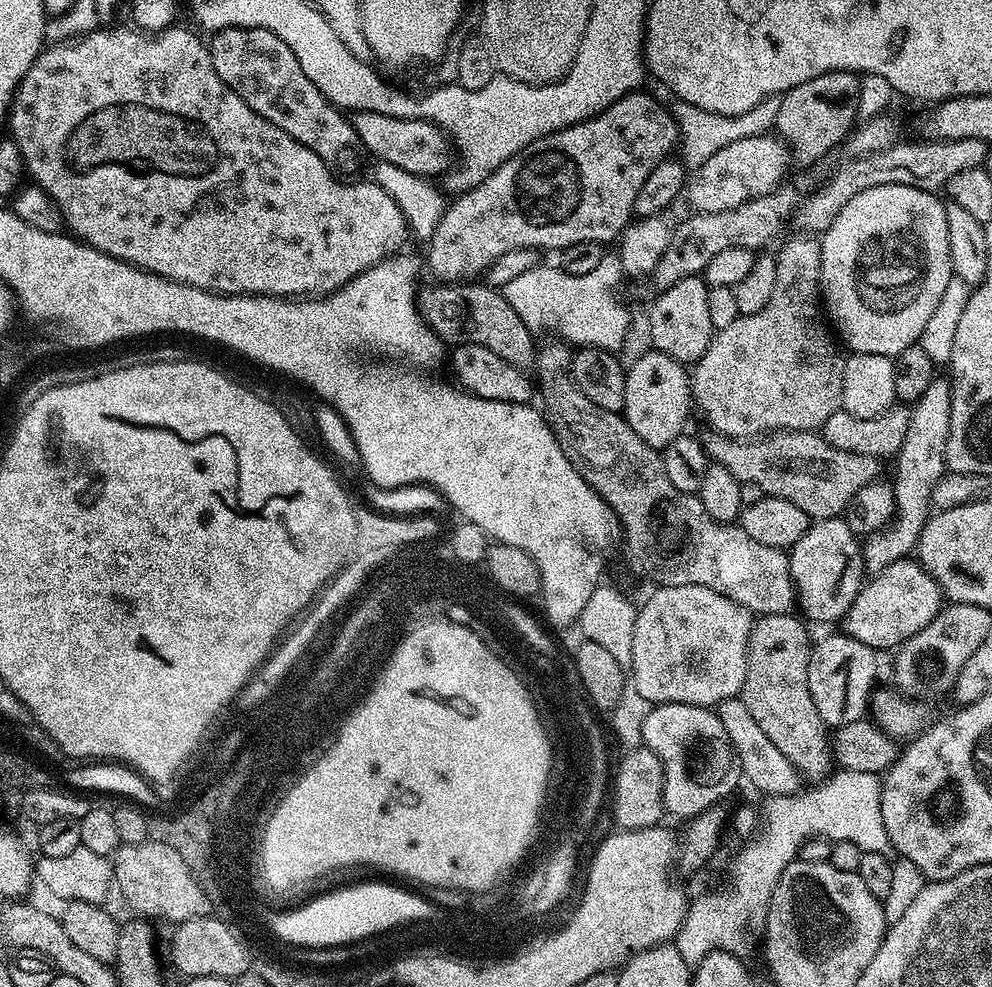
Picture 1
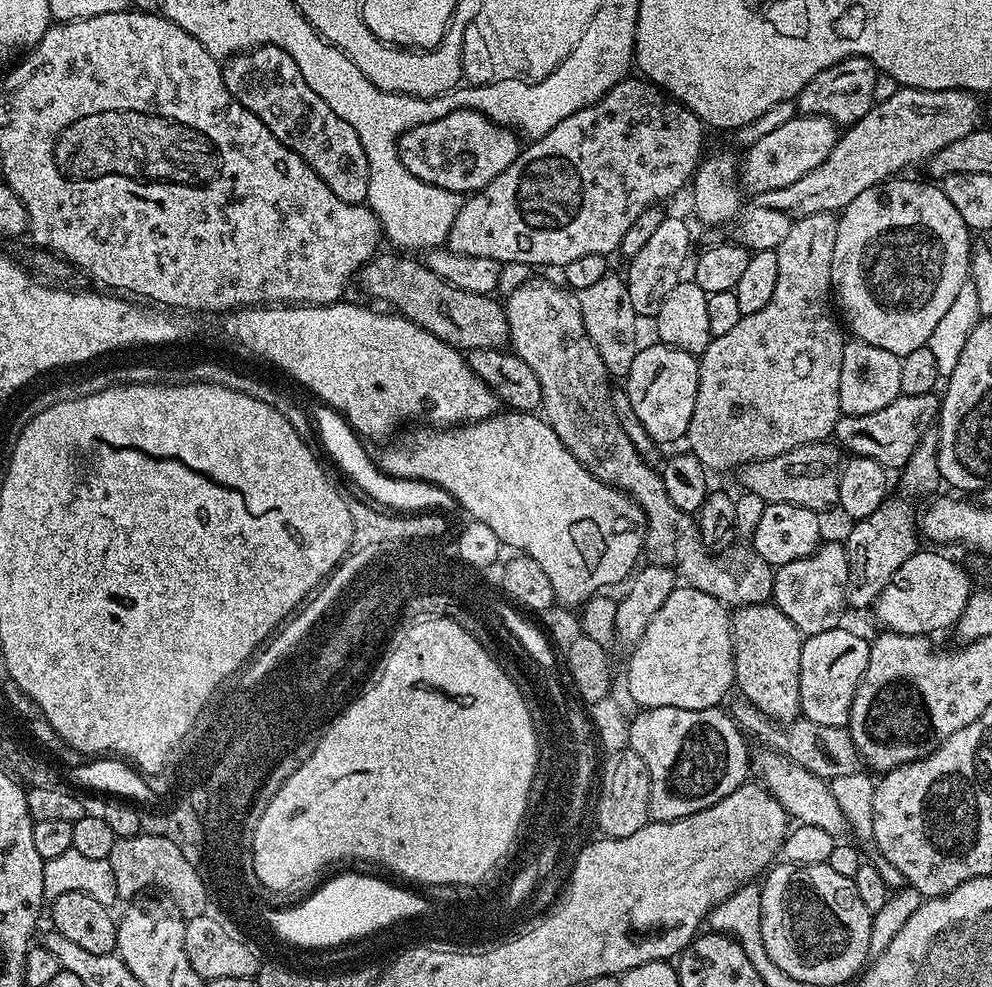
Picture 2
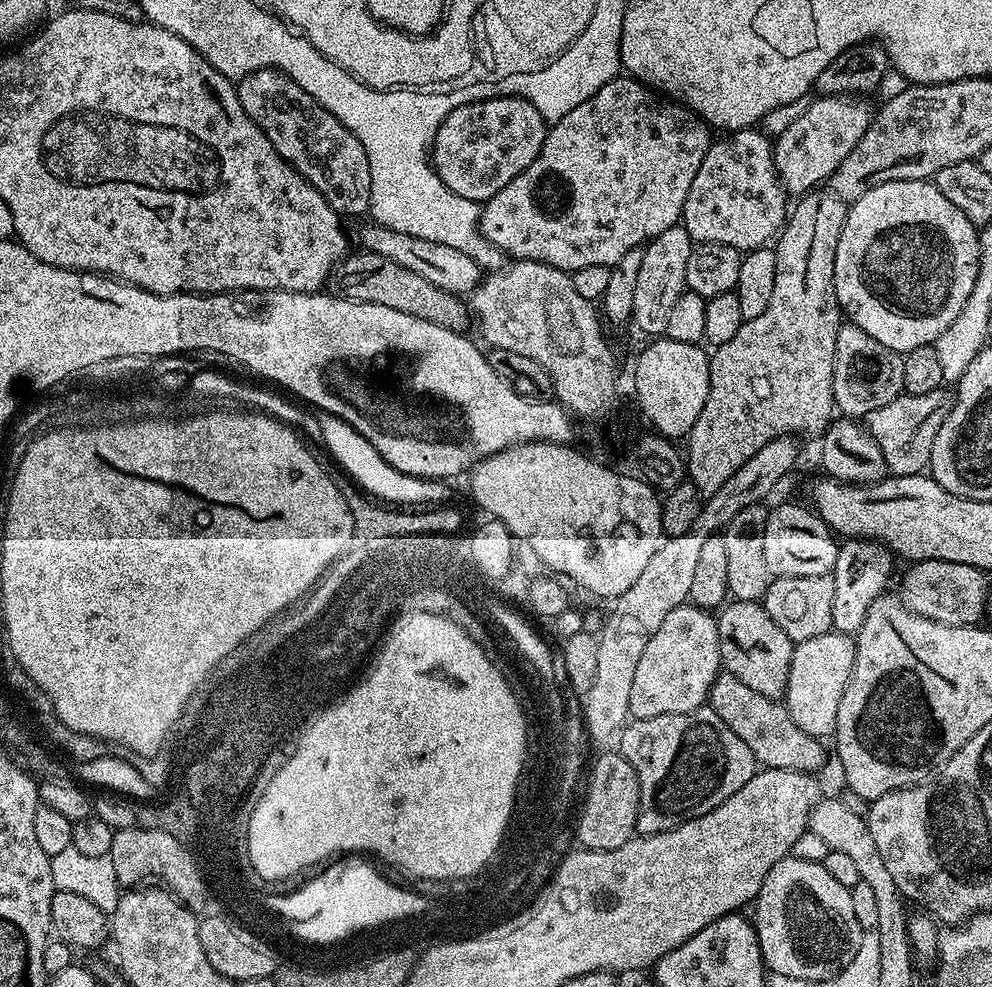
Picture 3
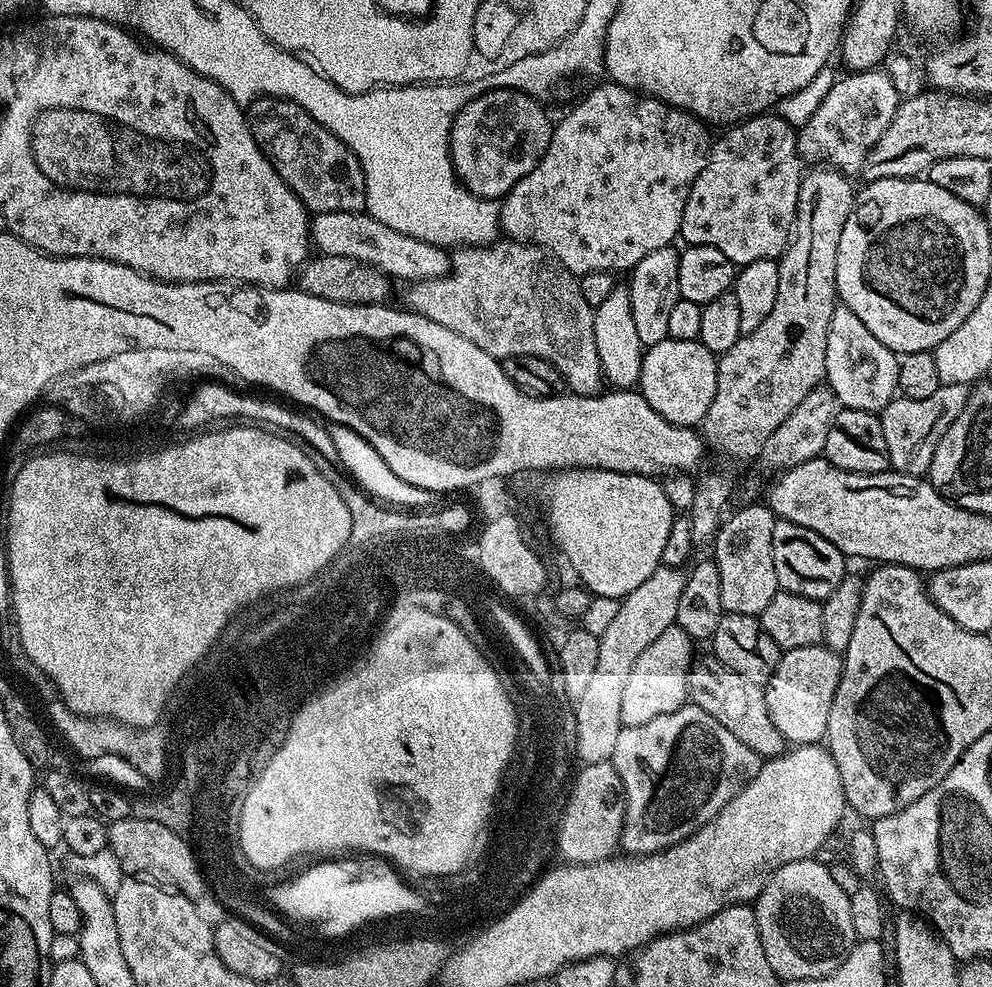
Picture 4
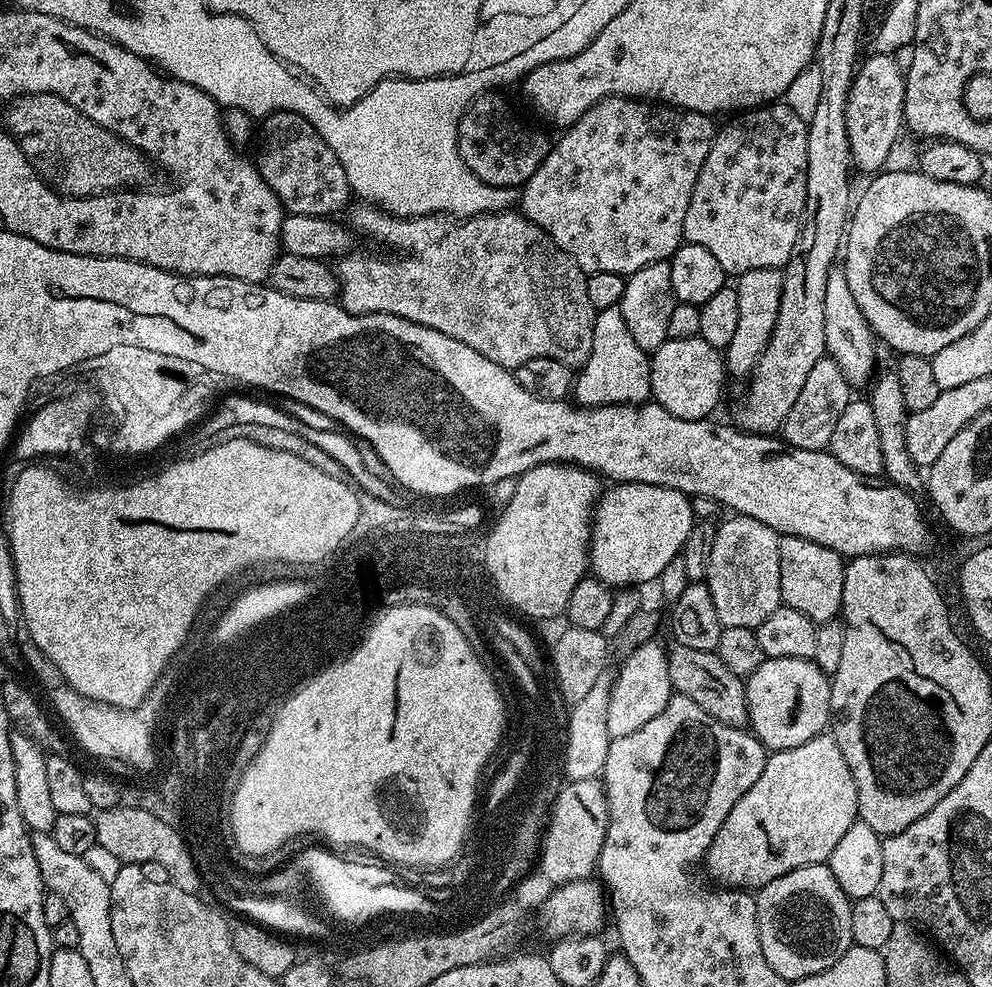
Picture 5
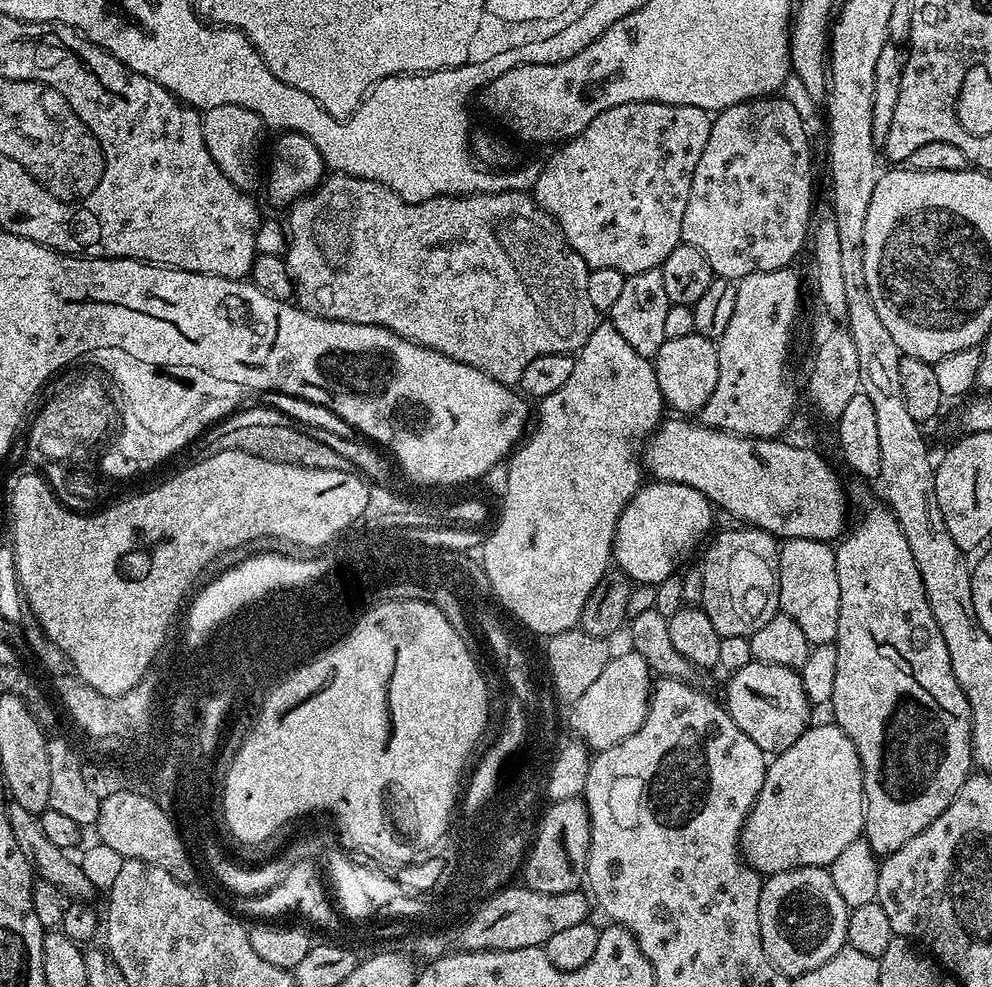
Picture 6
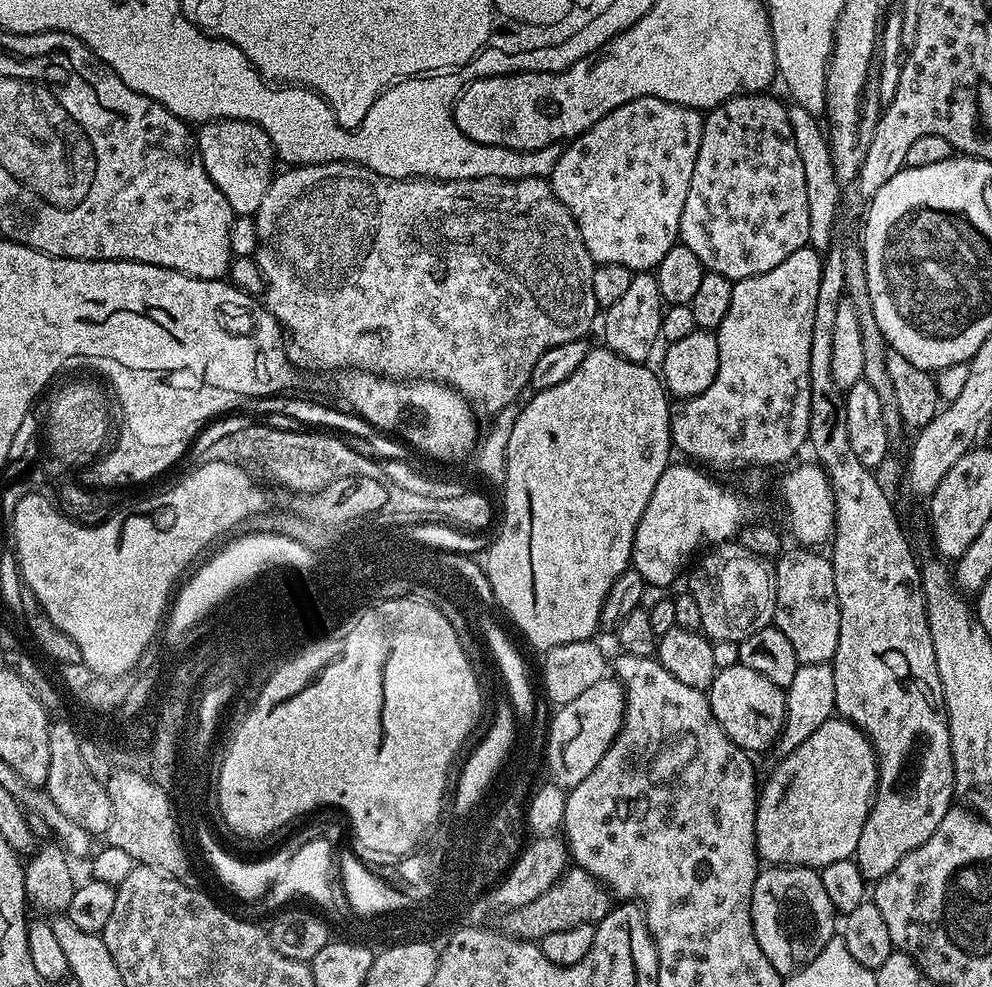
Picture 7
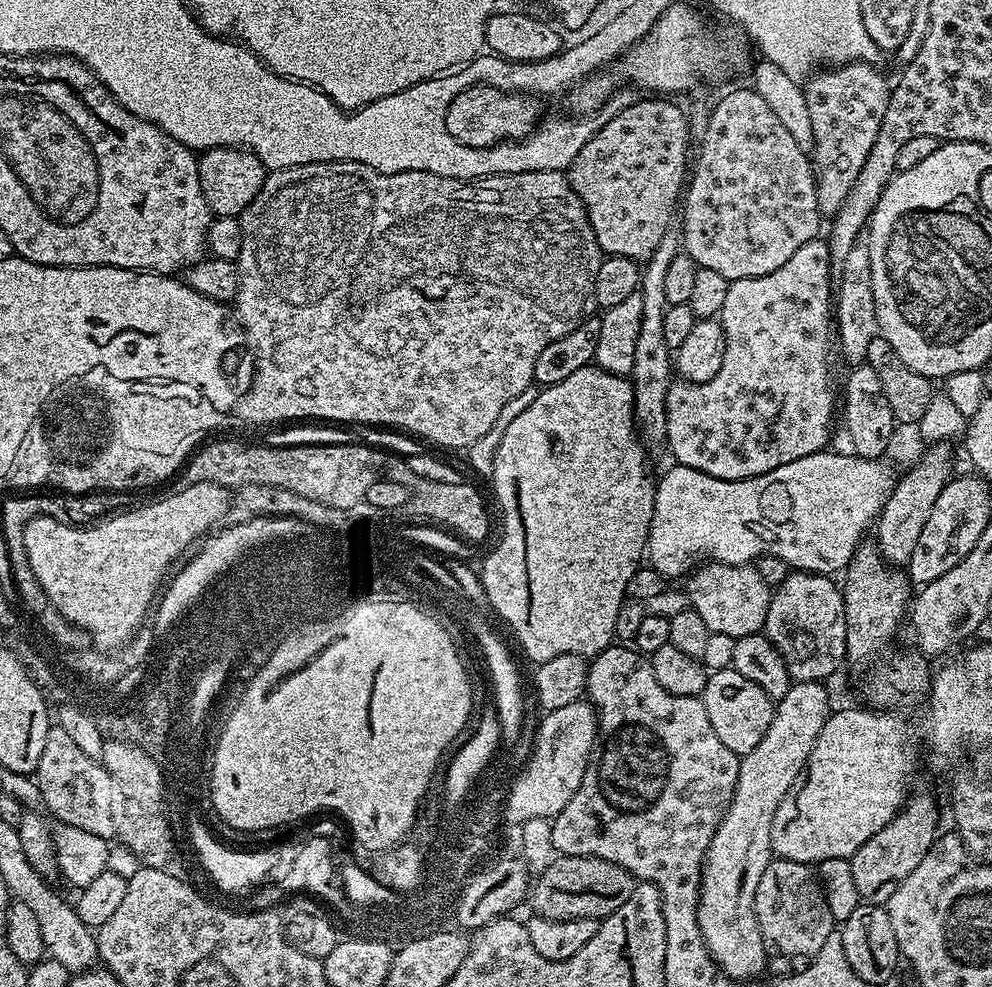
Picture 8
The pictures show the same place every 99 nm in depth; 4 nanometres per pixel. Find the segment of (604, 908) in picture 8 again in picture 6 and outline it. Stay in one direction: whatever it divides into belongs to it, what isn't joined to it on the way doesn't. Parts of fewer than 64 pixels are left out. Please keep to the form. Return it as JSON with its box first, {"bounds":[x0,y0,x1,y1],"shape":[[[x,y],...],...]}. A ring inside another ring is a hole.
{"bounds":[463,886,590,952],"shape":[[[505,886],[493,893],[491,904],[467,928],[463,951],[493,952],[494,950],[526,950],[543,946],[554,934],[578,926],[589,919],[590,900],[583,891],[546,894],[527,886]]]}

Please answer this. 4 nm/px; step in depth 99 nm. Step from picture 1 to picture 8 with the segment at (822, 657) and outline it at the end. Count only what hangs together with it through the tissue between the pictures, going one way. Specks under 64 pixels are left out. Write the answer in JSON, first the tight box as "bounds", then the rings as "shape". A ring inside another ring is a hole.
{"bounds":[702,667,774,757],"shape":[[[732,667],[723,668],[721,672],[714,672],[709,675],[704,694],[702,697],[706,706],[706,715],[710,717],[710,726],[714,726],[714,734],[718,734],[718,739],[722,746],[727,746],[729,750],[734,750],[738,757],[750,754],[758,742],[762,742],[762,734],[770,727],[774,702],[758,686],[758,682],[750,682],[750,678],[742,678]]]}

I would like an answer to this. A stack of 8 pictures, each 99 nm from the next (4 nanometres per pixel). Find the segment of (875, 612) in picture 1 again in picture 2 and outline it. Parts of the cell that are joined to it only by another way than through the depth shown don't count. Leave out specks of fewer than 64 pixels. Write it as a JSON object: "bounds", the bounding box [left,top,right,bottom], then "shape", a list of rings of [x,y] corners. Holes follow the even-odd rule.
{"bounds":[874,550,974,637],"shape":[[[917,550],[913,556],[906,558],[906,562],[902,562],[902,566],[898,566],[894,578],[890,578],[886,590],[882,590],[882,594],[878,594],[874,613],[876,612],[876,620],[881,624],[879,626],[881,629],[907,636],[931,637],[932,632],[940,632],[943,628],[951,629],[956,624],[962,614],[963,607],[966,606],[966,602],[974,590],[974,583],[972,584],[971,578],[964,573],[960,565],[955,564],[950,557],[940,553],[943,551],[932,551],[936,552]]]}

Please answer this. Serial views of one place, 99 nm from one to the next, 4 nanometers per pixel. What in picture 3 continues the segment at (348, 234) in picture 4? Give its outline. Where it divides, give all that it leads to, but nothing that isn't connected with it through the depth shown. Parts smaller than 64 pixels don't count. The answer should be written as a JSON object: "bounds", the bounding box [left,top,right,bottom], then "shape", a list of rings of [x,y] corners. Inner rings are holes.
{"bounds":[359,222,482,298],"shape":[[[368,222],[368,225],[361,230],[359,247],[363,251],[378,254],[390,262],[398,262],[398,266],[406,266],[406,270],[414,270],[414,274],[426,278],[426,282],[434,282],[438,290],[446,290],[461,298],[471,294],[482,279],[478,262],[460,250],[446,246],[445,243],[430,242],[429,239],[402,234],[375,222]]]}

